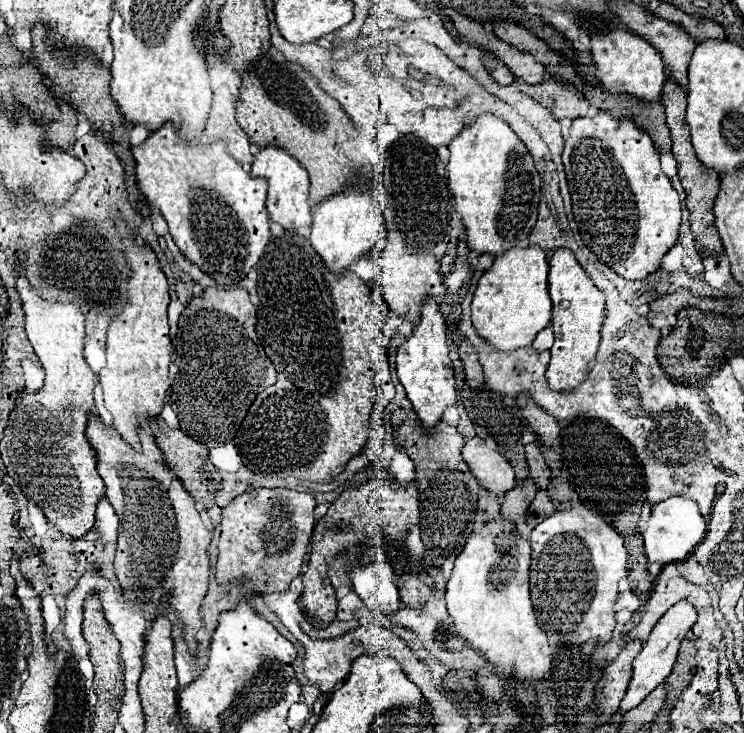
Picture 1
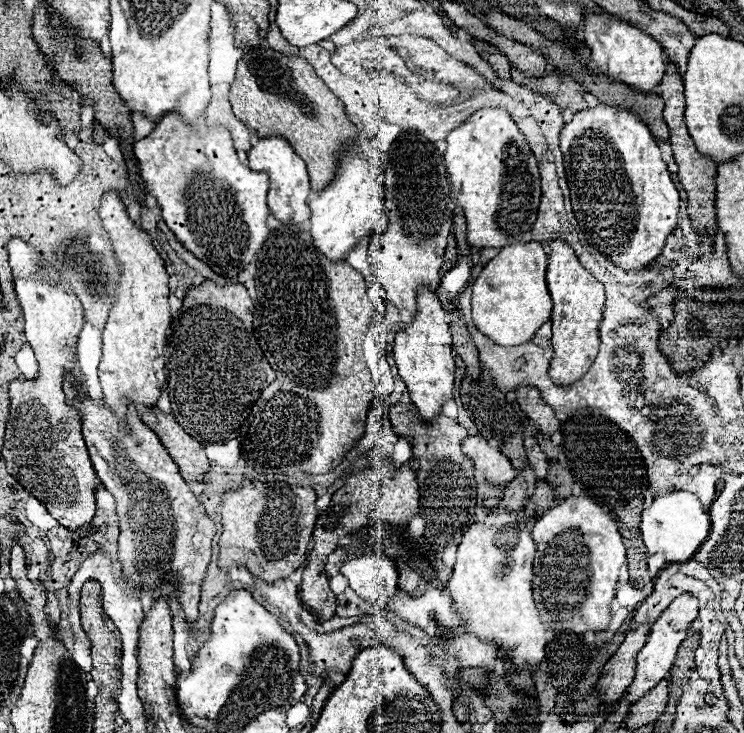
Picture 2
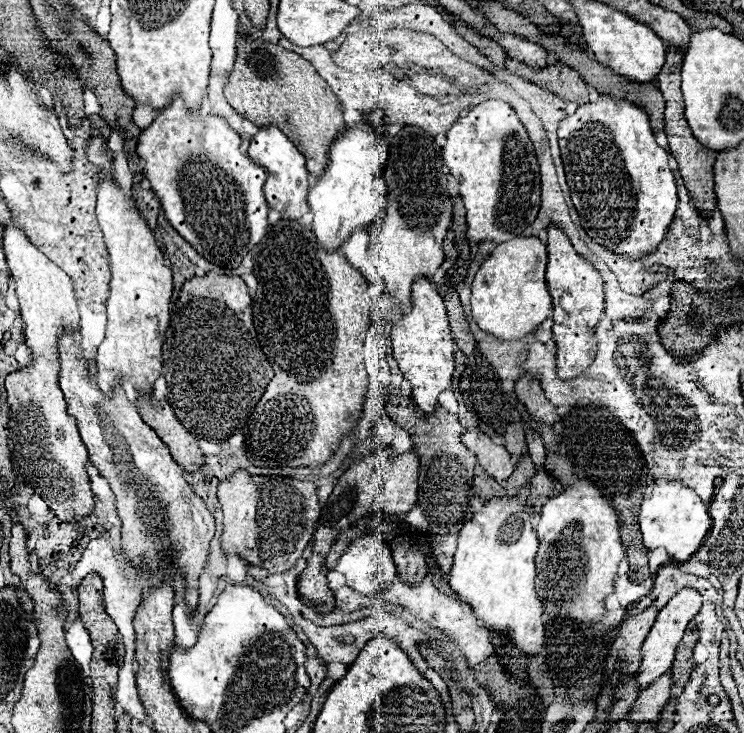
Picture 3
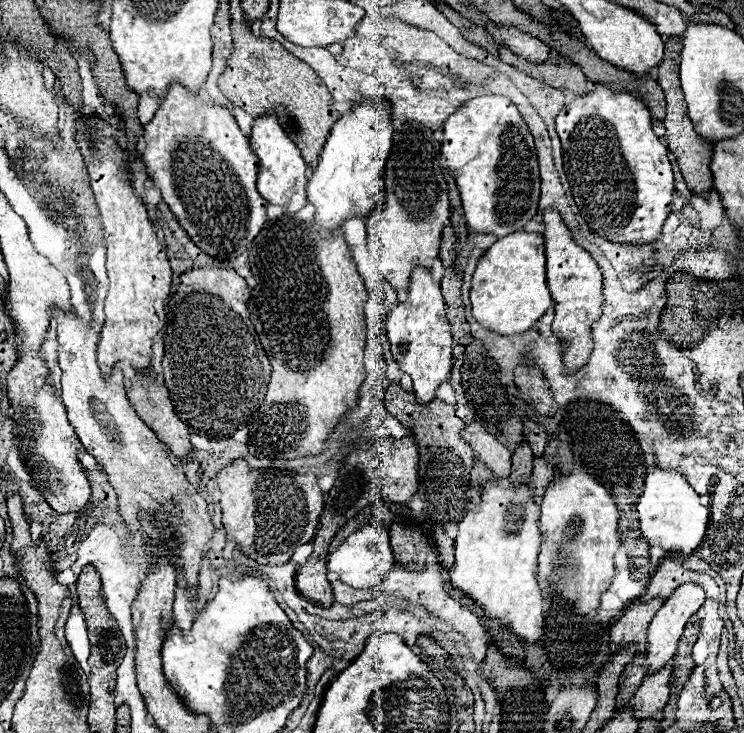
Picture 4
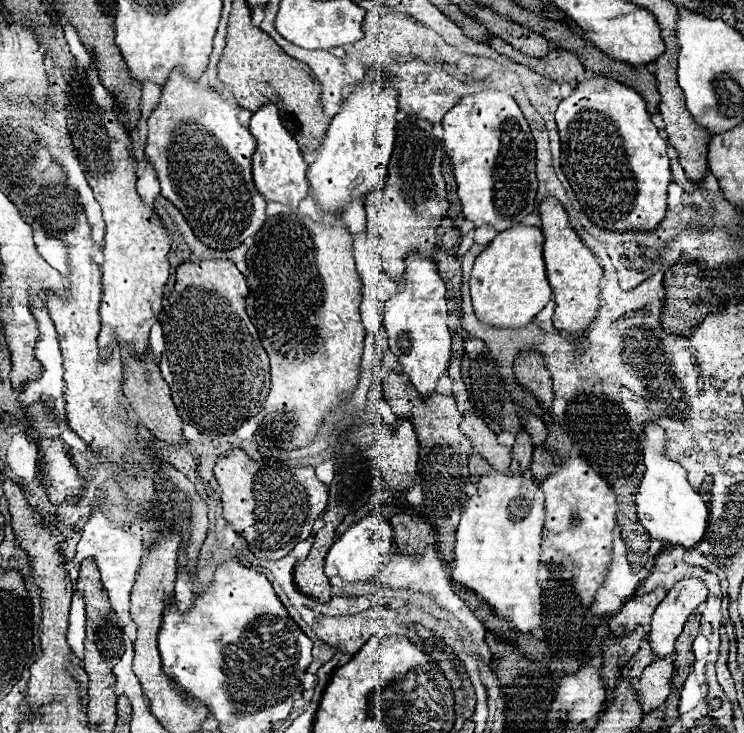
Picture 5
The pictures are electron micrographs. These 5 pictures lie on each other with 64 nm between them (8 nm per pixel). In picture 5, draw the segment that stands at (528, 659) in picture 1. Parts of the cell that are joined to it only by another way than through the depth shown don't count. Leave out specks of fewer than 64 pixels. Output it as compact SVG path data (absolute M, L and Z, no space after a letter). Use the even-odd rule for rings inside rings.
M492 470L480 476L478 492L466 502L456 530L454 580L474 590L500 616L510 620L514 628L526 634L542 622L542 600L536 574L544 518L542 492L530 476L500 474Z

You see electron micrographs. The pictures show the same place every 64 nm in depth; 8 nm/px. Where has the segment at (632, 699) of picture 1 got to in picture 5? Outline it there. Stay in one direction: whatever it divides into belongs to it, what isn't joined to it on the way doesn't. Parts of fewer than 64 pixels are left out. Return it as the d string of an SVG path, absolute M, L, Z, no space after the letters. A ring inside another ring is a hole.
M700 578L678 580L668 590L668 594L658 604L652 616L652 630L648 642L652 646L654 658L674 652L674 642L682 634L682 626L686 618L694 612L698 604L706 600L706 596L708 590Z

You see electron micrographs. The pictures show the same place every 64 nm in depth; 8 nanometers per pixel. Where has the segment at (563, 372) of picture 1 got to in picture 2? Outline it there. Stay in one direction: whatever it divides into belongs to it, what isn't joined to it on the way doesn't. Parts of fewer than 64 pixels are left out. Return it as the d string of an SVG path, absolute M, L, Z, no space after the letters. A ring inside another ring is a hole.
M560 238L550 242L550 256L548 256L548 270L546 270L548 290L554 302L552 310L552 364L550 374L556 384L570 384L576 382L584 372L592 366L592 360L598 354L600 338L598 326L602 320L604 308L604 284L598 282L576 258L570 244Z

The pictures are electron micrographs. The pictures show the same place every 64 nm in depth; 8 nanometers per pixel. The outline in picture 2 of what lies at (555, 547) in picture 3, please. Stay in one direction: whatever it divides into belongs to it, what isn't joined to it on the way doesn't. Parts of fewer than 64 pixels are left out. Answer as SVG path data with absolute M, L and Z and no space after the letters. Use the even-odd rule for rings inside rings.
M584 490L550 508L532 528L532 538L538 546L532 588L542 622L554 630L576 634L606 630L618 572L626 562L626 548L610 512Z

